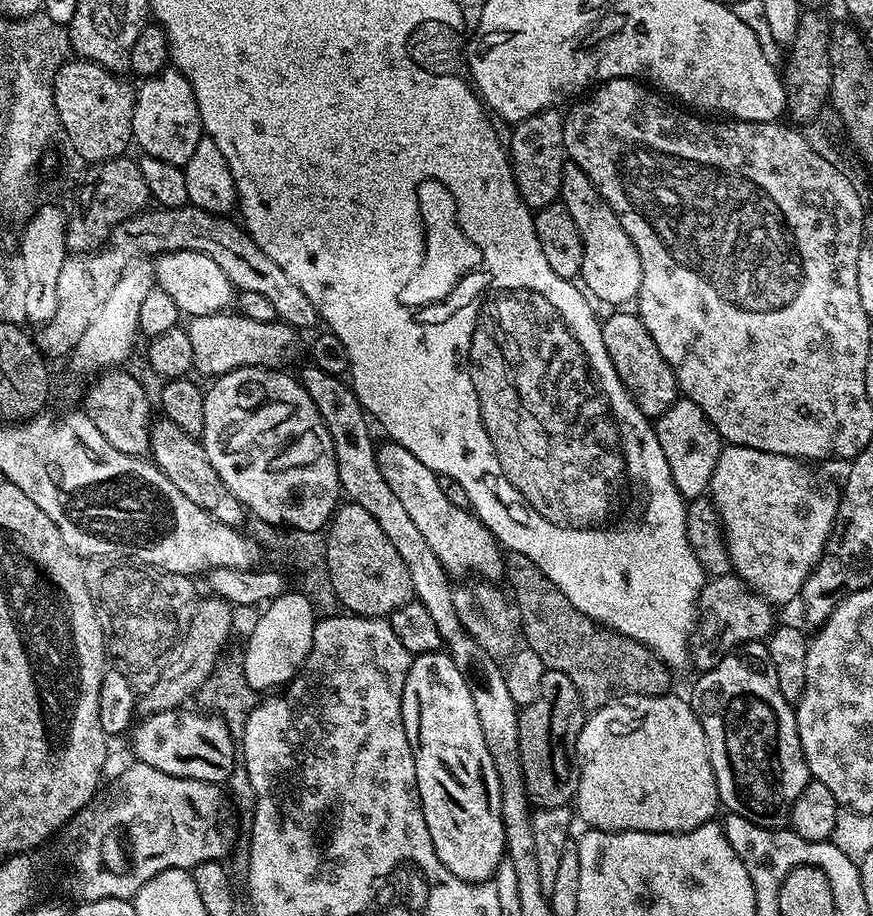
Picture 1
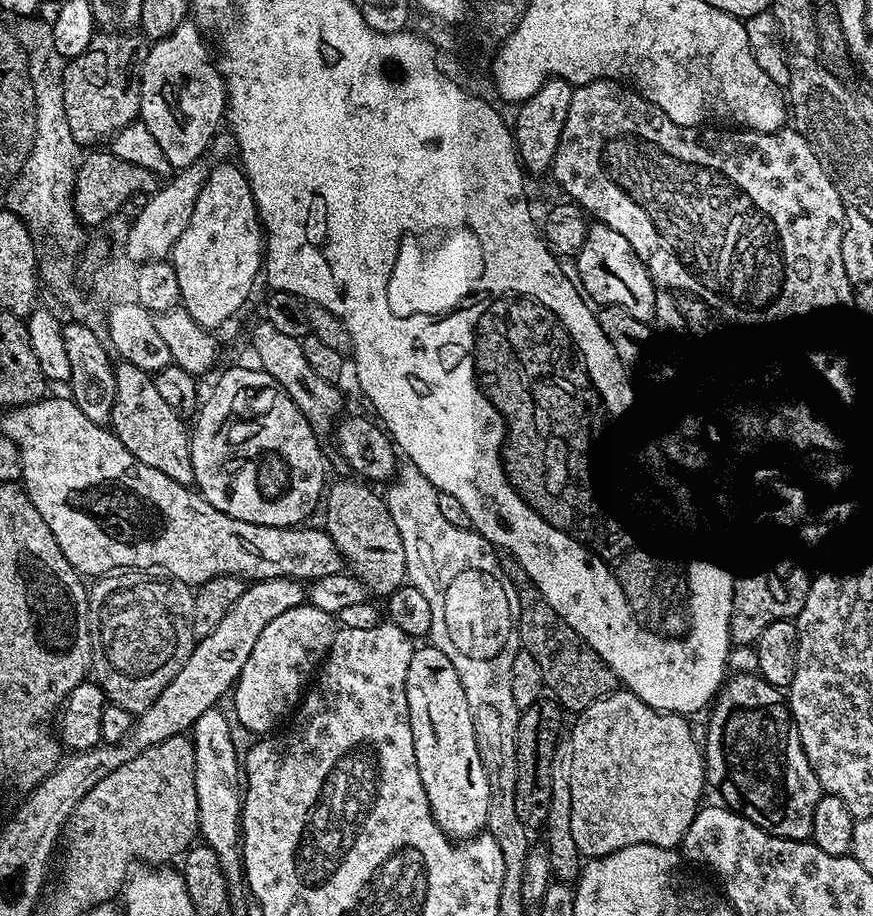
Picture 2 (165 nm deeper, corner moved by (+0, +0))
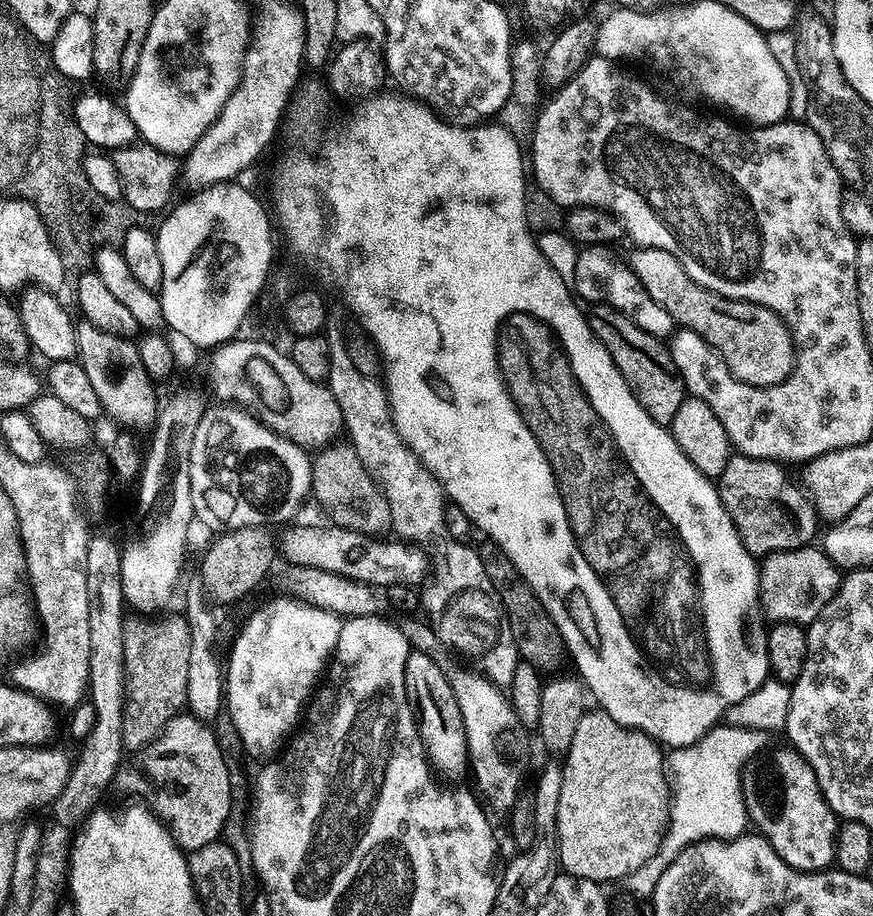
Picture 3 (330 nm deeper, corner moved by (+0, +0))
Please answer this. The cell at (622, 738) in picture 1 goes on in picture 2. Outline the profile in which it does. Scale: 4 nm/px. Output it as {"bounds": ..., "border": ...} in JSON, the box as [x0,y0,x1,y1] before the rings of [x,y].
{"bounds":[570,690,706,858],"border":[[[616,690],[594,702],[575,717],[576,725],[572,728],[572,757],[570,758],[570,834],[574,834],[574,842],[578,842],[581,857],[599,858],[614,850],[622,850],[635,844],[649,844],[659,848],[675,849],[683,845],[686,830],[690,830],[690,822],[694,822],[696,813],[702,807],[700,799],[706,789],[706,757],[702,744],[696,741],[689,721],[675,712],[659,712],[656,708],[646,706],[635,694],[627,690]]]}

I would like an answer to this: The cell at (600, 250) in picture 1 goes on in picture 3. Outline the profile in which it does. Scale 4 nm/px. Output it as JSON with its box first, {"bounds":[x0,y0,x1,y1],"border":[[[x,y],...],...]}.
{"bounds":[573,244,674,338],"border":[[[603,244],[584,246],[579,249],[573,278],[575,295],[581,301],[588,300],[587,302],[592,304],[609,304],[622,314],[626,314],[626,318],[638,322],[642,330],[661,338],[667,337],[674,328],[670,314],[666,314],[663,306],[654,302],[654,298],[650,298],[646,286],[638,282],[631,263],[625,257],[623,260],[622,257],[615,256],[612,251],[611,247]]]}

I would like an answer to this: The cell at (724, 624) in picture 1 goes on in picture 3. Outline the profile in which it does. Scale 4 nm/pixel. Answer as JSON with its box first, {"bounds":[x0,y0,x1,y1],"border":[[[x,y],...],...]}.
{"bounds":[758,546,842,626],"border":[[[816,546],[795,548],[789,552],[771,552],[770,555],[763,557],[758,571],[760,574],[760,608],[763,615],[765,612],[770,618],[769,621],[772,622],[801,626],[811,624],[814,618],[818,618],[818,614],[822,614],[826,602],[830,602],[832,595],[839,590],[842,579],[841,569],[833,564],[827,552]]]}

